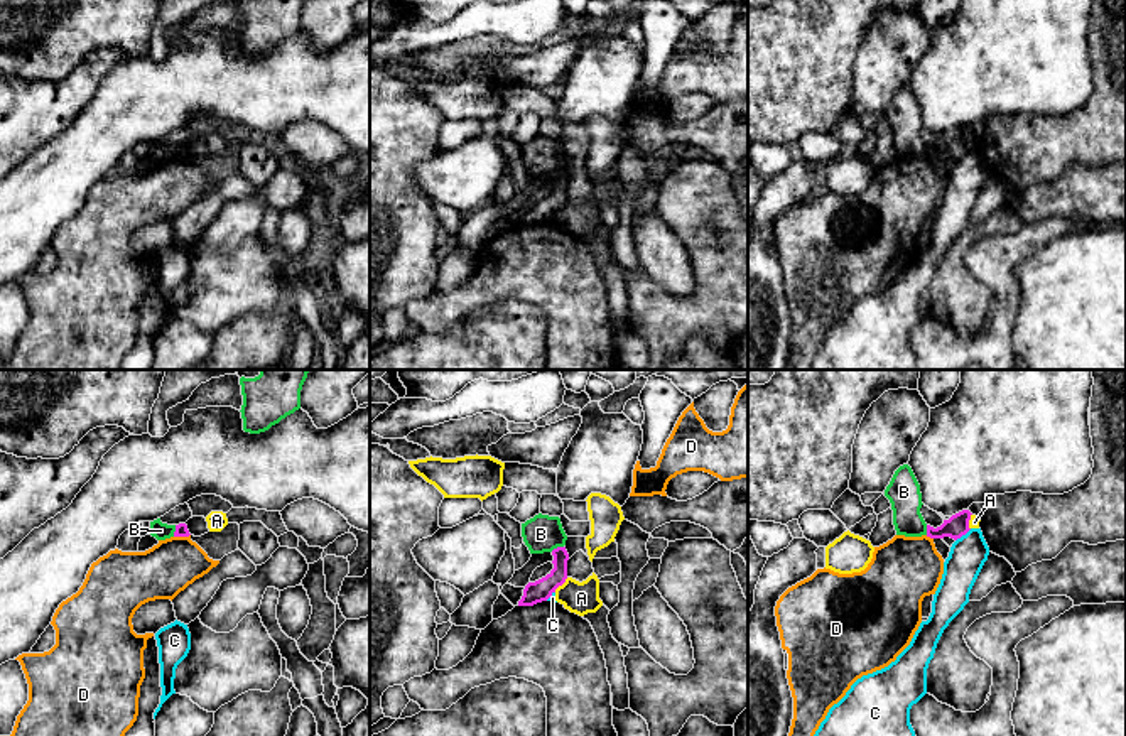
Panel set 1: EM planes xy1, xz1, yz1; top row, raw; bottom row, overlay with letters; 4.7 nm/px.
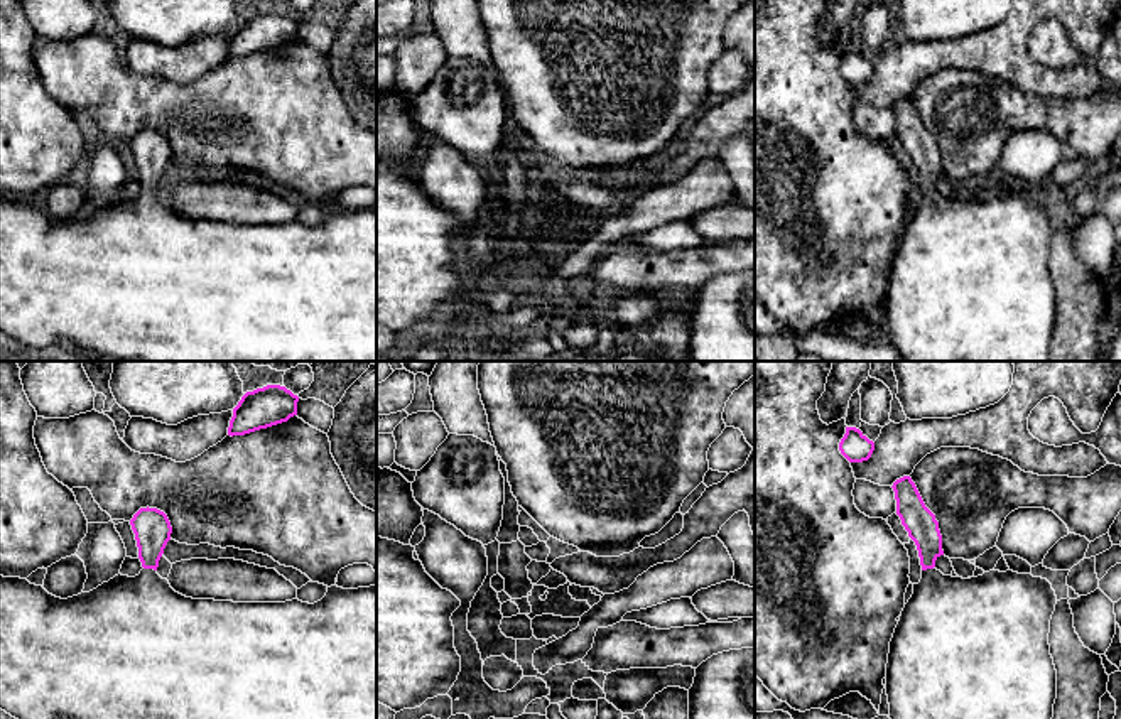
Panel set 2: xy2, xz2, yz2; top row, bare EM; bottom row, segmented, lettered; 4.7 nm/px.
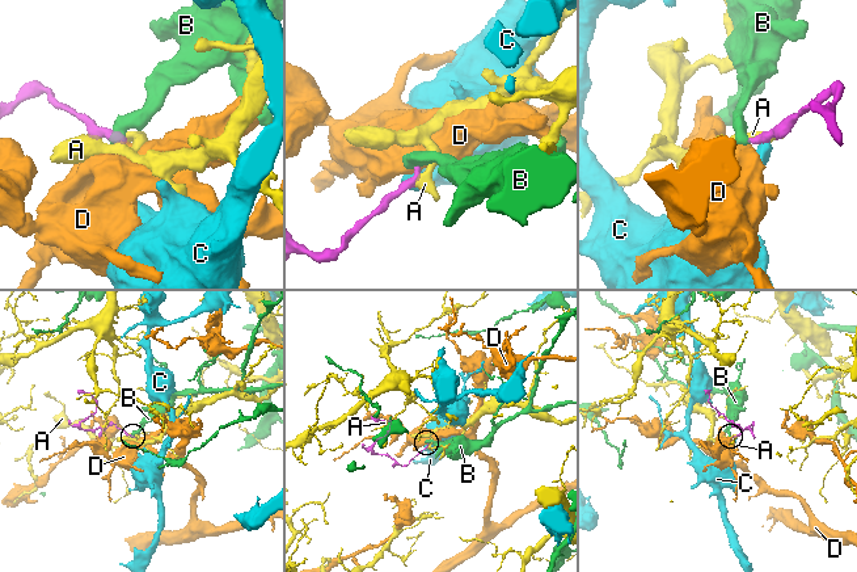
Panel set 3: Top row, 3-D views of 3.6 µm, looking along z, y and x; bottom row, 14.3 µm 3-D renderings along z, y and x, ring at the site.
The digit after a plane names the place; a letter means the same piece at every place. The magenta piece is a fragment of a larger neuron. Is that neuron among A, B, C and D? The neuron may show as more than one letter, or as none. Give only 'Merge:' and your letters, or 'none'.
Merge: none

